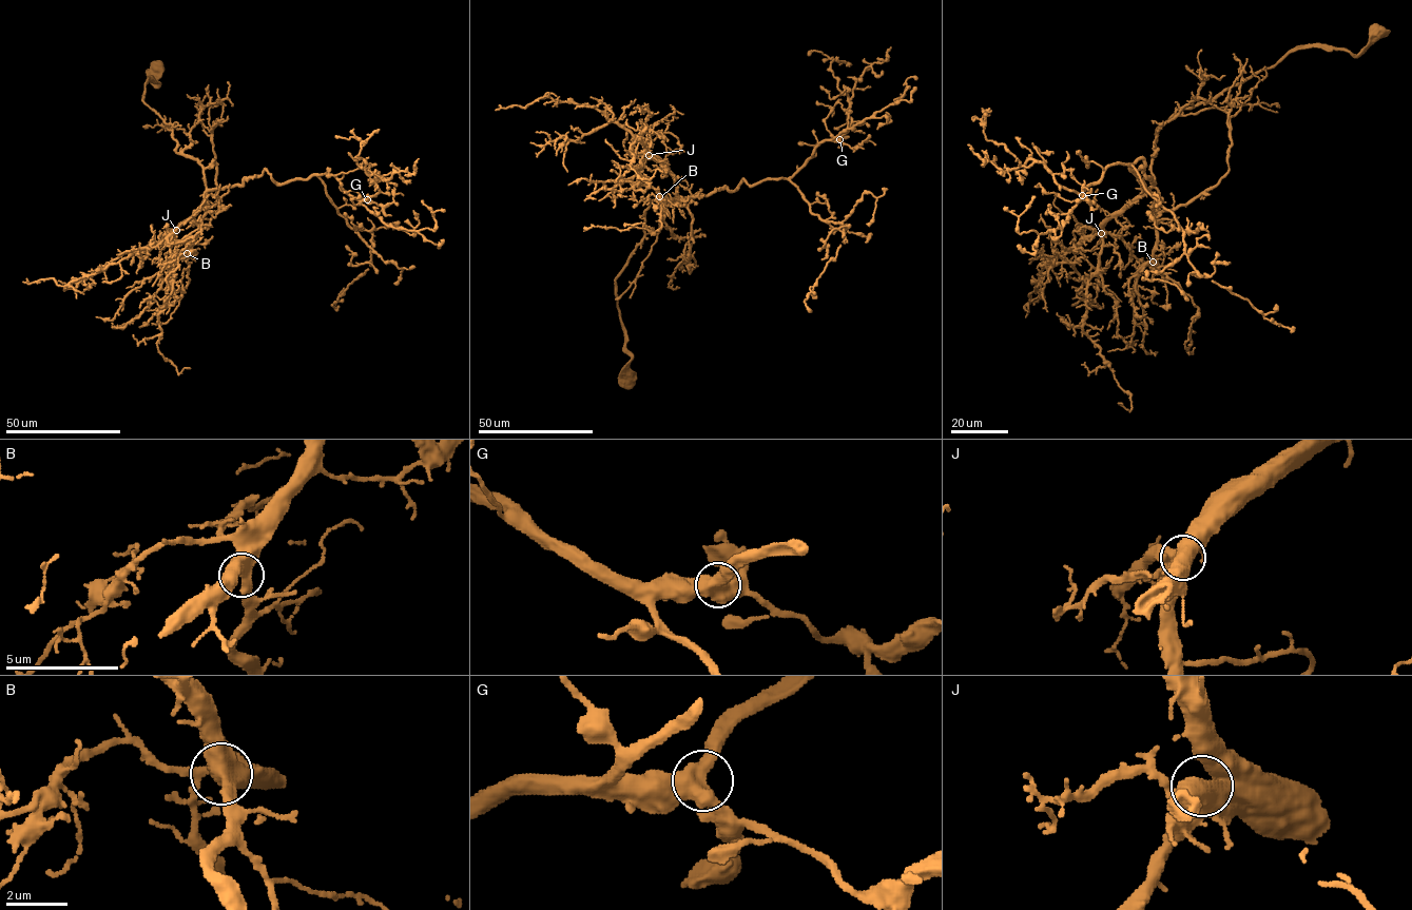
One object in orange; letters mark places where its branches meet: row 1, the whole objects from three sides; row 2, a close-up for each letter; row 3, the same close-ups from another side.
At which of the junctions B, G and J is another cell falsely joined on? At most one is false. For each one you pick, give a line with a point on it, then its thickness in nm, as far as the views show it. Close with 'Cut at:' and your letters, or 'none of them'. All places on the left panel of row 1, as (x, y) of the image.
Cut at: none of them

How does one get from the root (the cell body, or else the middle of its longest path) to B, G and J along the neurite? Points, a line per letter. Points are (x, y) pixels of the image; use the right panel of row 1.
B: (1374, 32), (1357, 55), (1291, 50), (1210, 101), (1178, 109), (1157, 129), (1153, 262)
G: (1374, 32), (1178, 109), (1153, 182), (1115, 162), (1082, 195)
J: (1374, 32), (1357, 55), (1325, 46), (1291, 50), (1210, 101), (1178, 109), (1156, 131), (1154, 182), (1100, 233)

